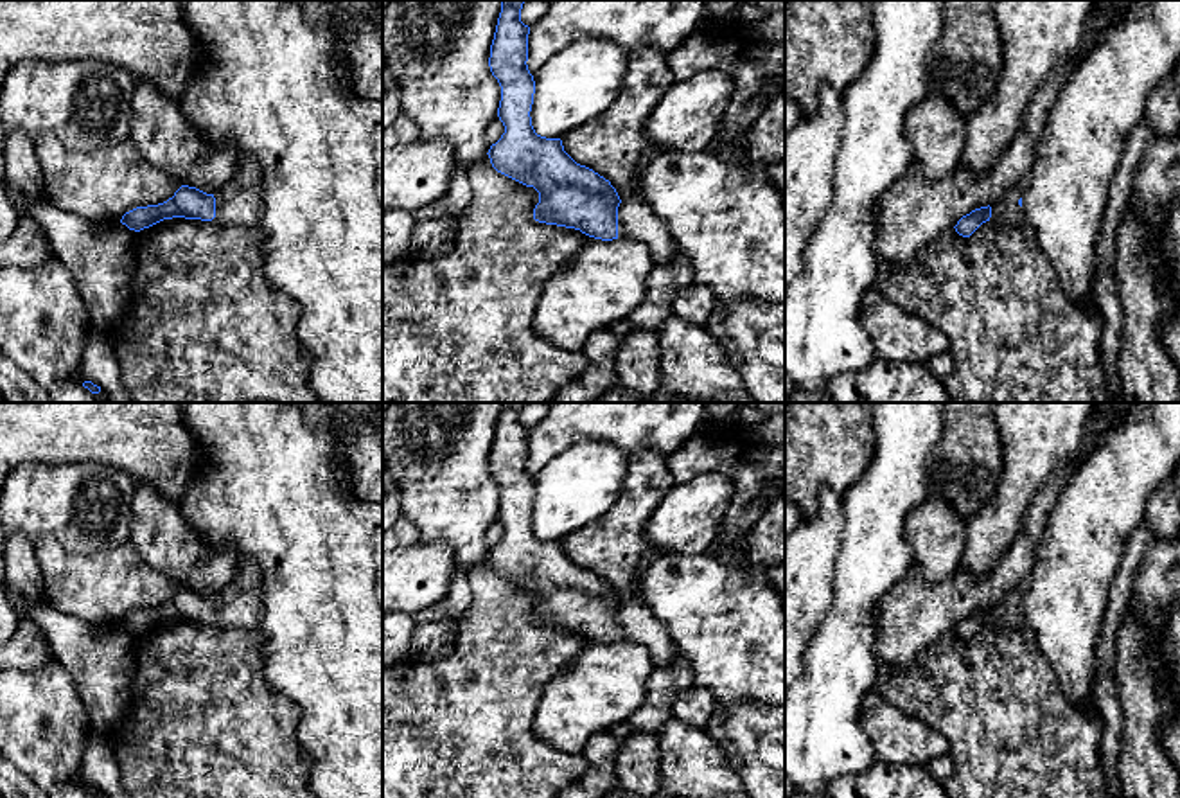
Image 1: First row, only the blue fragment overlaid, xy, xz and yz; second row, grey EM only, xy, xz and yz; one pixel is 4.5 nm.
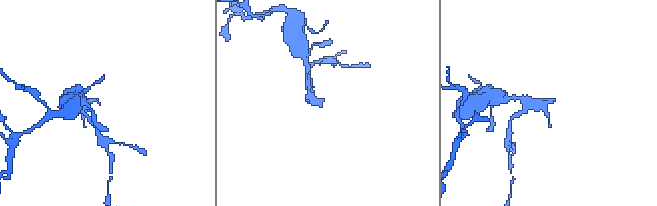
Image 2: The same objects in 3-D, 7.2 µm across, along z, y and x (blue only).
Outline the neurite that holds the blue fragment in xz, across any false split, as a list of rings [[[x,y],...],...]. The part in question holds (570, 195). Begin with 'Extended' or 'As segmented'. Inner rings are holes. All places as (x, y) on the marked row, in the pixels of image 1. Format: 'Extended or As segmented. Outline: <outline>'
Extended. Outline: [[[501,0],[490,45],[489,66],[501,86],[498,117],[505,126],[505,133],[487,153],[492,167],[539,192],[539,203],[533,208],[535,221],[575,228],[602,241],[630,237],[648,244],[656,262],[670,262],[675,257],[677,244],[666,223],[645,203],[638,178],[634,178],[630,194],[621,201],[609,180],[577,164],[564,151],[560,138],[546,138],[535,133],[530,117],[535,81],[526,65],[530,27],[521,22],[523,4],[524,0]]]

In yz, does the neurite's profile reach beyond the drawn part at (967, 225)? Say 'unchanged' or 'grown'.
grown

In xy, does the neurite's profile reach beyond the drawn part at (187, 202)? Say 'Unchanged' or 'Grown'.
Grown

